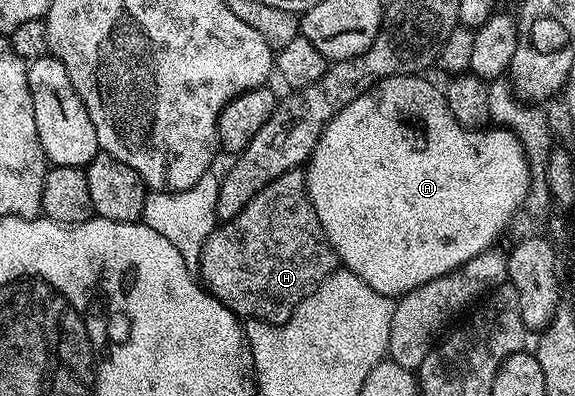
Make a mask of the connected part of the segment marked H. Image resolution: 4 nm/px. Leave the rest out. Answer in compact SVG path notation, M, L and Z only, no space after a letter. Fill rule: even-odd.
M297 169L270 181L233 219L211 231L204 243L199 278L237 317L284 323L295 313L296 306L337 270L336 250L324 238L308 199L304 176L305 172Z

